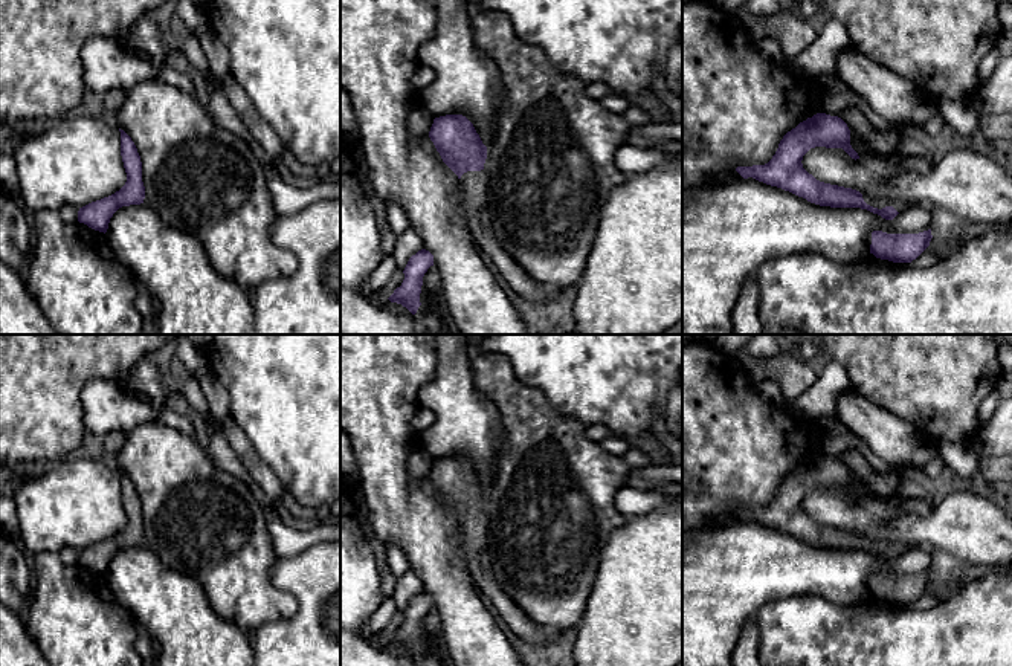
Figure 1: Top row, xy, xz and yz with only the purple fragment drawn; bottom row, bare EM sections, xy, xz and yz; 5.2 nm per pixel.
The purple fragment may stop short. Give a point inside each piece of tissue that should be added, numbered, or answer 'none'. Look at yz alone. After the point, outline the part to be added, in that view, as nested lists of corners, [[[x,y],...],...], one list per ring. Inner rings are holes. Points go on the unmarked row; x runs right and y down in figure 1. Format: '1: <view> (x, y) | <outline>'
1: yz (876, 544) | [[[862,536],[862,541],[867,547],[882,551],[885,548],[893,548],[898,554],[904,553],[905,550],[908,550],[911,545],[899,542],[899,541],[887,541],[887,539],[873,539],[873,538],[867,538]]]

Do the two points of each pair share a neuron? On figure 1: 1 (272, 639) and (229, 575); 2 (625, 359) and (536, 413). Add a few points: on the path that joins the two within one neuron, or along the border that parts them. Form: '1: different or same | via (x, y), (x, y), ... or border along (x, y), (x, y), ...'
1: different | border along (295, 611), (287, 619), (266, 620), (252, 639)
2: different | border along (521, 381), (535, 387), (550, 407), (579, 422)

